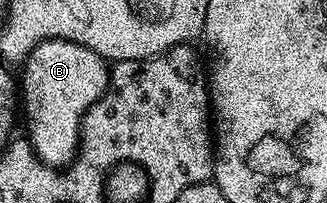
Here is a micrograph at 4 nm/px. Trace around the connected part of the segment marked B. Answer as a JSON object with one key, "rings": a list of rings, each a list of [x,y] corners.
{"rings":[[[43,40],[34,46],[22,64],[24,77],[18,80],[22,93],[22,120],[28,123],[27,139],[43,164],[67,166],[80,143],[84,111],[108,88],[109,65],[94,50],[73,40]]]}

